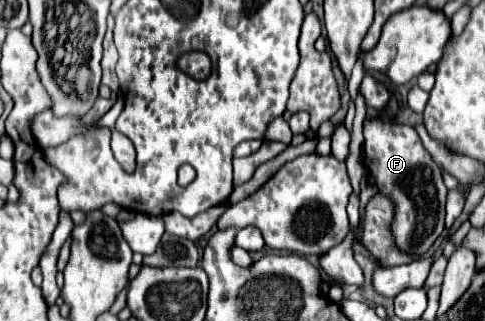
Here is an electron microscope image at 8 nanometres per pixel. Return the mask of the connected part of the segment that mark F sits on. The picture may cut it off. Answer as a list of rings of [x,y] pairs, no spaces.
[[[366,119],[362,149],[364,167],[374,177],[378,193],[390,197],[394,203],[394,219],[390,223],[394,245],[408,255],[426,255],[444,231],[446,187],[440,167],[434,159],[430,159],[430,153],[422,147],[422,141],[412,125]]]

